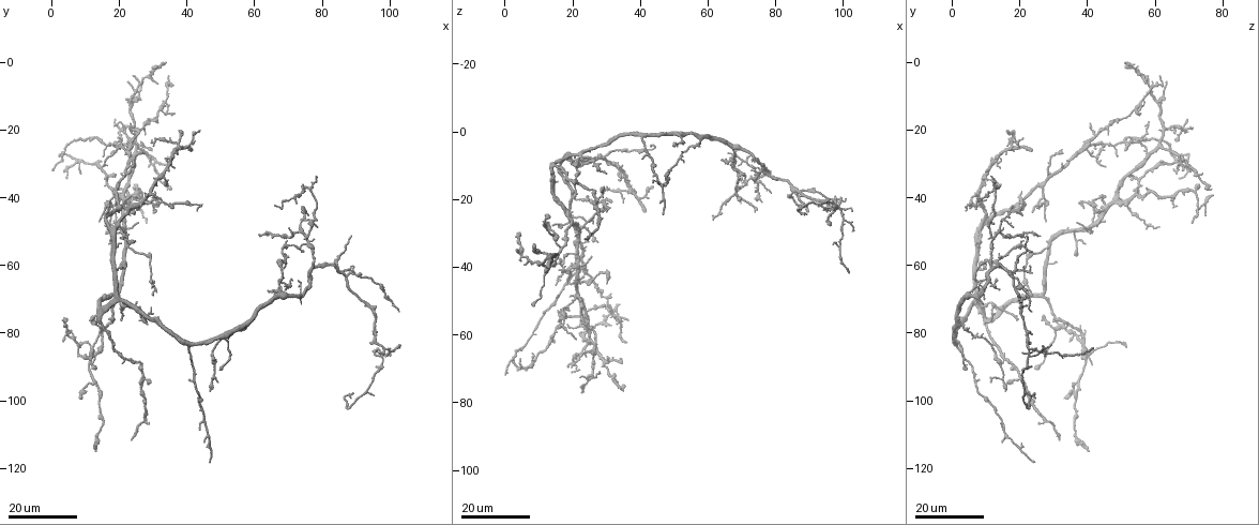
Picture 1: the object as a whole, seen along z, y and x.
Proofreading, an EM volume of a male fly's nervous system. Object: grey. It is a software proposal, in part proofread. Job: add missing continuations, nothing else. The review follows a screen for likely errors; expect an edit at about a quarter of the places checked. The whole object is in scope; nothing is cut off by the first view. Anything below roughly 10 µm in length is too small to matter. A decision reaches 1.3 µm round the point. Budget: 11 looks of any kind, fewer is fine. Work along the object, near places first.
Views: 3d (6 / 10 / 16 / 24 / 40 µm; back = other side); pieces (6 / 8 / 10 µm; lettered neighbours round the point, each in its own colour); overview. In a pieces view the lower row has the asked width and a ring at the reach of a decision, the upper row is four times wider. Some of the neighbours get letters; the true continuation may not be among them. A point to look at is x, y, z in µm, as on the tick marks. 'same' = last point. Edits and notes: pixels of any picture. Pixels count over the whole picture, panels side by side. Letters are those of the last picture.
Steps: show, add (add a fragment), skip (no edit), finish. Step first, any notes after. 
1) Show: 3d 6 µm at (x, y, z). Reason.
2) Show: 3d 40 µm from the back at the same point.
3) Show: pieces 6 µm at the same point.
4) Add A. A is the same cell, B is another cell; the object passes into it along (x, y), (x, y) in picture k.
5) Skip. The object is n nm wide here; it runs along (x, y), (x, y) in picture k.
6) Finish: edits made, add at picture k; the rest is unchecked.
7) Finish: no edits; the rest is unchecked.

Show: 3d 16 µm at (18.5, 46.5, 45.0).

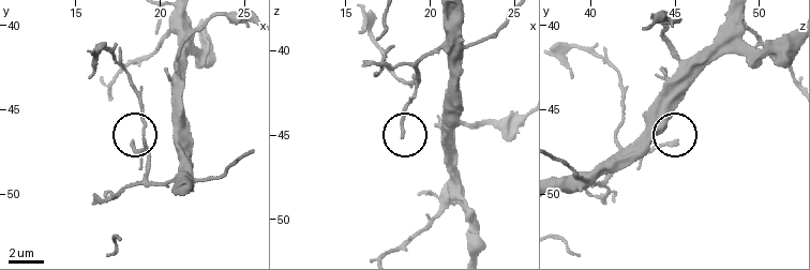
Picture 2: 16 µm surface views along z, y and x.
Show: pieces 6 µm at (18.4, 46.9, 45.1).

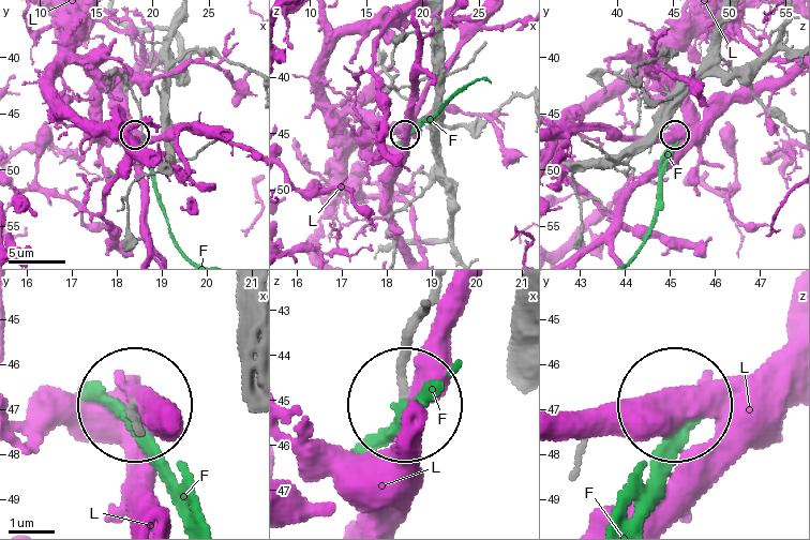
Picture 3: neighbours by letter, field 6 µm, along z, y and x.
Skip. F and L are other cells; none of them fits.

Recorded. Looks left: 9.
Show: 3d 24 µm at (29.0, 26.0, 51.0). Free end.

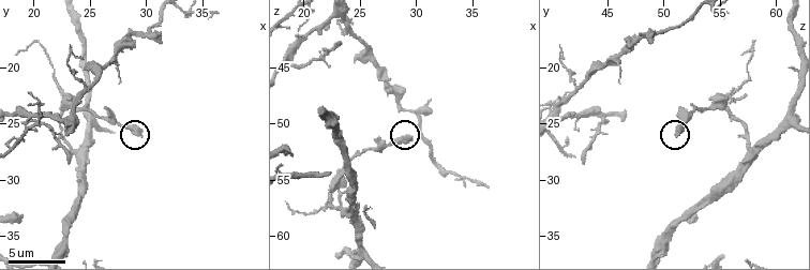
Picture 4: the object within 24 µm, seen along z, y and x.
Show: pieces 10 µm at (29.2, 26.2, 51.2).

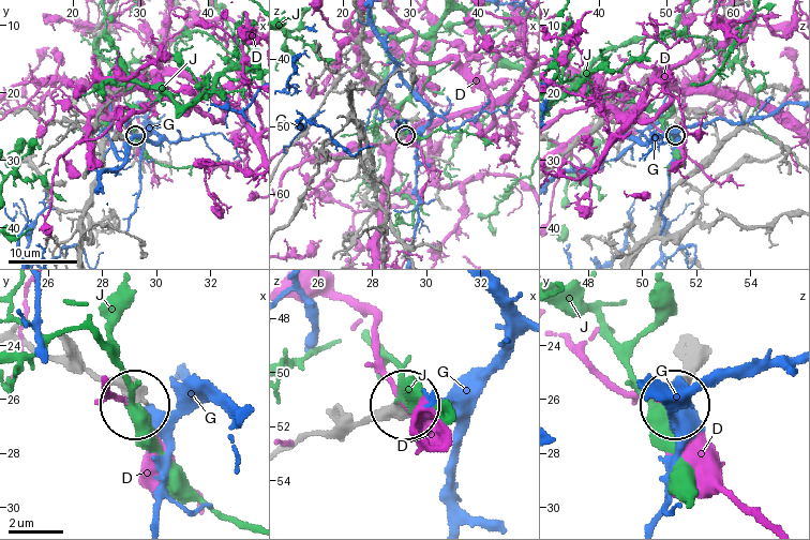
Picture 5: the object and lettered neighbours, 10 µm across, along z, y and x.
Skip. D, G and J are other cells; no lettered fragment goes on from it.

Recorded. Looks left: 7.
Show: 3d 24 µm at (19.5, 44.5, 23.0). Branch stops here.

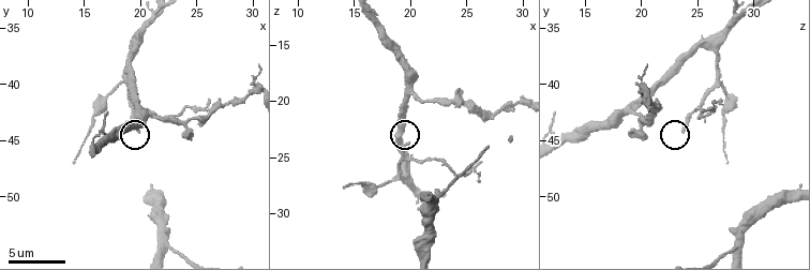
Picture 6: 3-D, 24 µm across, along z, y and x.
Show: pieces 10 µm at (19.8, 44.4, 23.6). What lies round it.

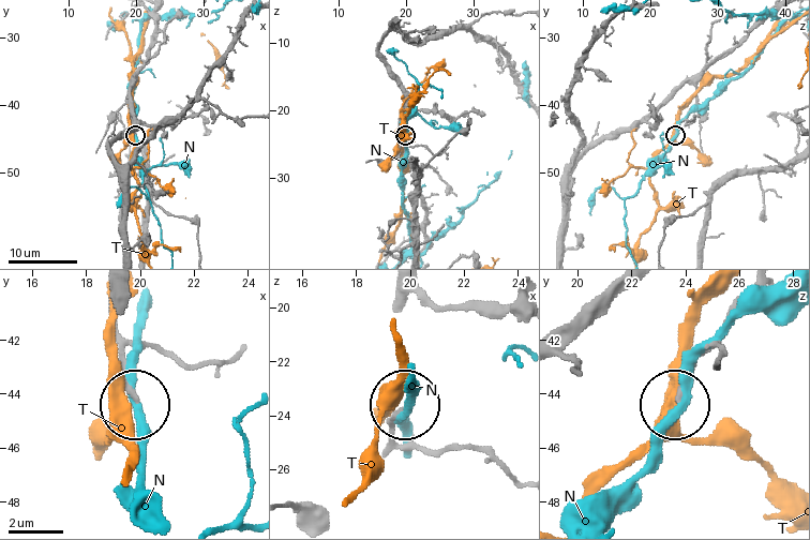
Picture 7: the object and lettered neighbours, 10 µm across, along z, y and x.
Skip. N and T are other cells; no lettered fragment goes on from it.

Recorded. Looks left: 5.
Show: 3d 16 µm at (41.5, 26.0, 23.0). An open end.

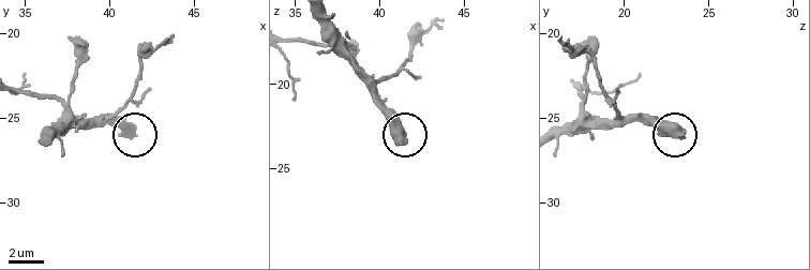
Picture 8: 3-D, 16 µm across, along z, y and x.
Show: pieces 8 µm at (41.3, 25.9, 23.3).

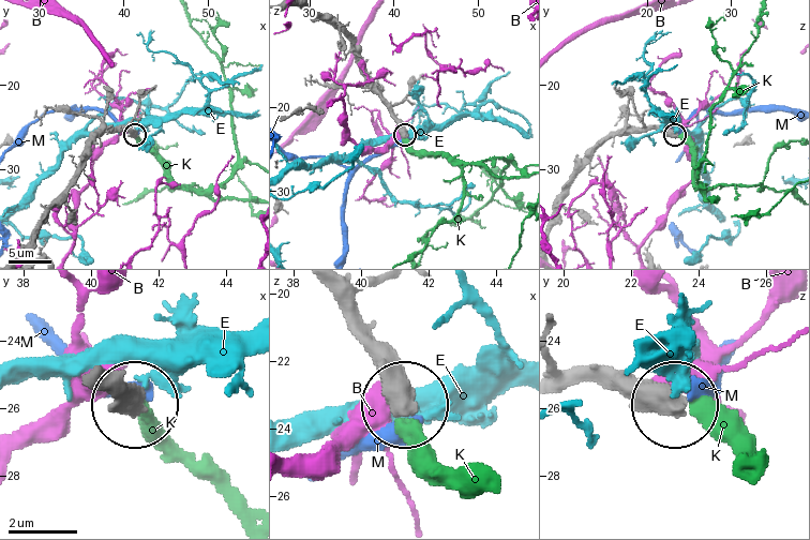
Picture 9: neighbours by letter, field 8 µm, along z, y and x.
Add K. K is the same cell, B, E and M are other cells; the object passes into it along (345, 320), (406, 431), (440, 462), (466, 465) in picture 9; it goes on there.

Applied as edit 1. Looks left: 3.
Show: overview.

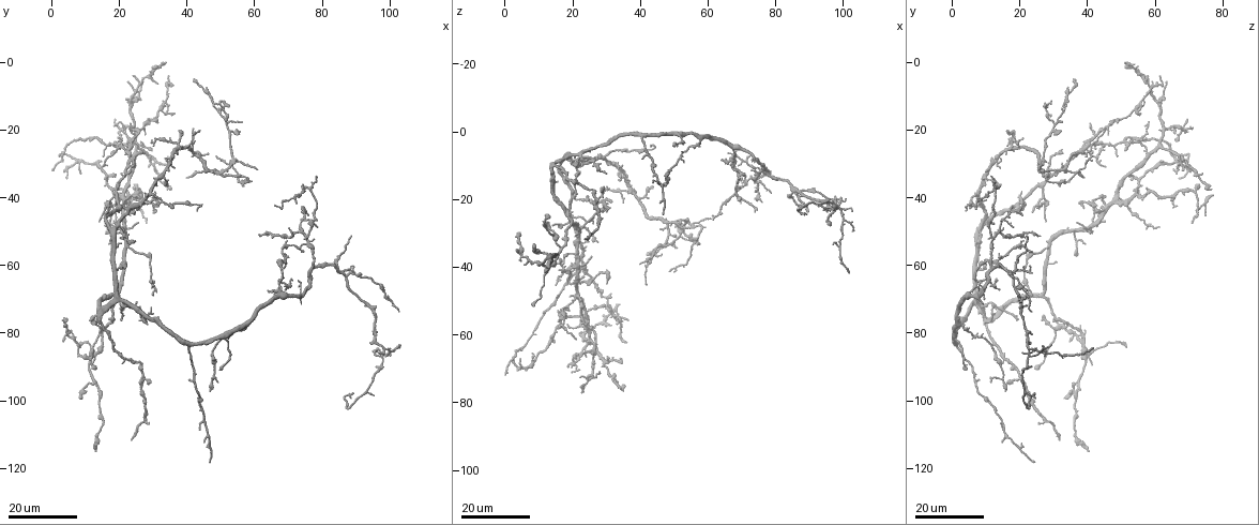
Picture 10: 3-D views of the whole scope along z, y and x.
Show: 3d 16 µm at (46.5, 118.5, 24.5). Branch stops here.

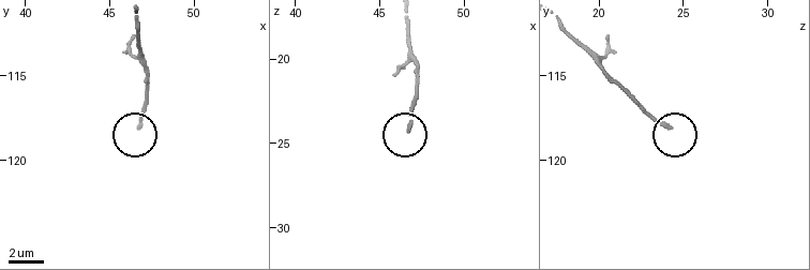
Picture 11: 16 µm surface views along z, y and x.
Show: pieces 6 µm at (46.8, 118.1, 24.2). What lies round it.

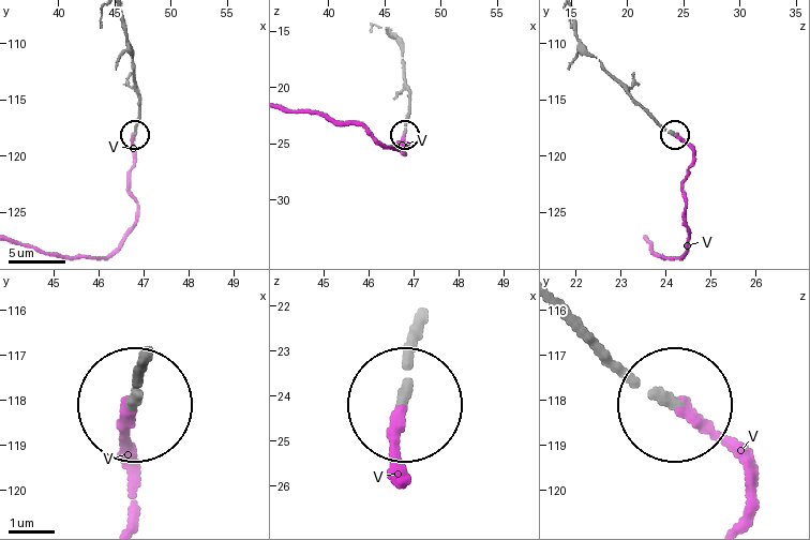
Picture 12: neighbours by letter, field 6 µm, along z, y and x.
Add V. V is the same cell; the object passes into it along (645, 110), (693, 155), (681, 186), (688, 230), (685, 250) in picture 12; it goes on there.

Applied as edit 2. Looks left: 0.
Finish: edits made, add at picture 9, add at picture 12; the rest is unchecked.

